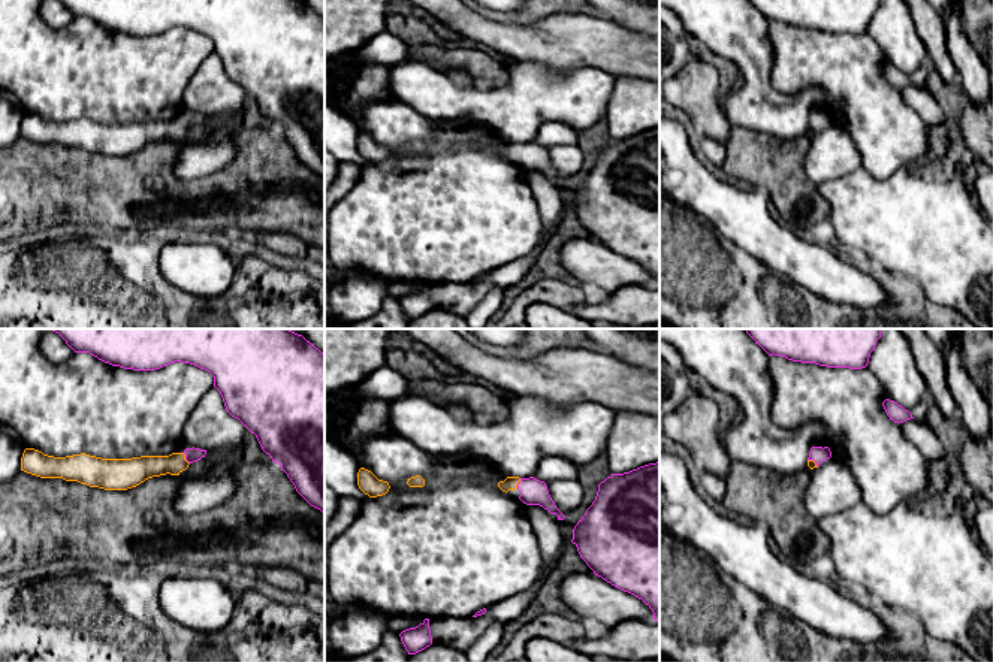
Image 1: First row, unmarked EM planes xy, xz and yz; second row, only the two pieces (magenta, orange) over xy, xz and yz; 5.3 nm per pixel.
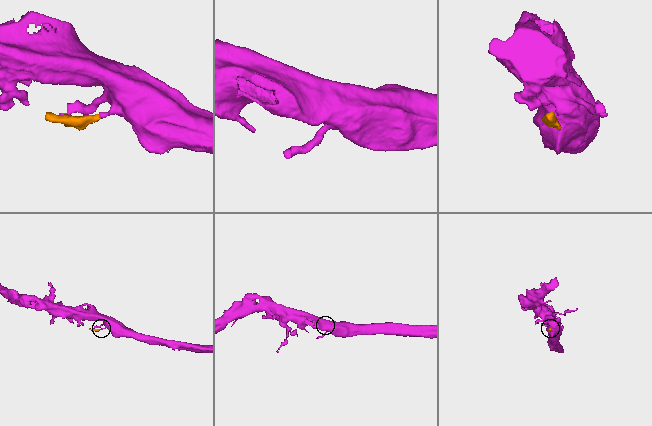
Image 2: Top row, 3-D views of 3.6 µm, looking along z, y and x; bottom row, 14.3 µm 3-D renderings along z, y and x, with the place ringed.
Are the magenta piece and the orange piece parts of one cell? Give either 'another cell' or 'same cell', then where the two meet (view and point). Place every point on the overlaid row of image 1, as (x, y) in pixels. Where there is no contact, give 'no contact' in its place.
same cell | xy (186, 459)

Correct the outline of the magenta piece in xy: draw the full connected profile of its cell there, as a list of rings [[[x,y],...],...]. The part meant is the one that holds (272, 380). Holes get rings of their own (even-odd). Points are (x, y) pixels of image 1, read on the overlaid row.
[[[46,329],[58,333],[75,353],[90,353],[112,366],[133,371],[156,371],[175,362],[190,363],[208,371],[214,377],[214,387],[220,392],[226,411],[238,418],[256,435],[262,450],[278,463],[293,483],[296,492],[314,508],[325,513],[325,354],[290,329]]]

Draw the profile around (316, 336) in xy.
[[[289,329],[298,335],[302,335],[316,348],[325,354],[325,329]]]

